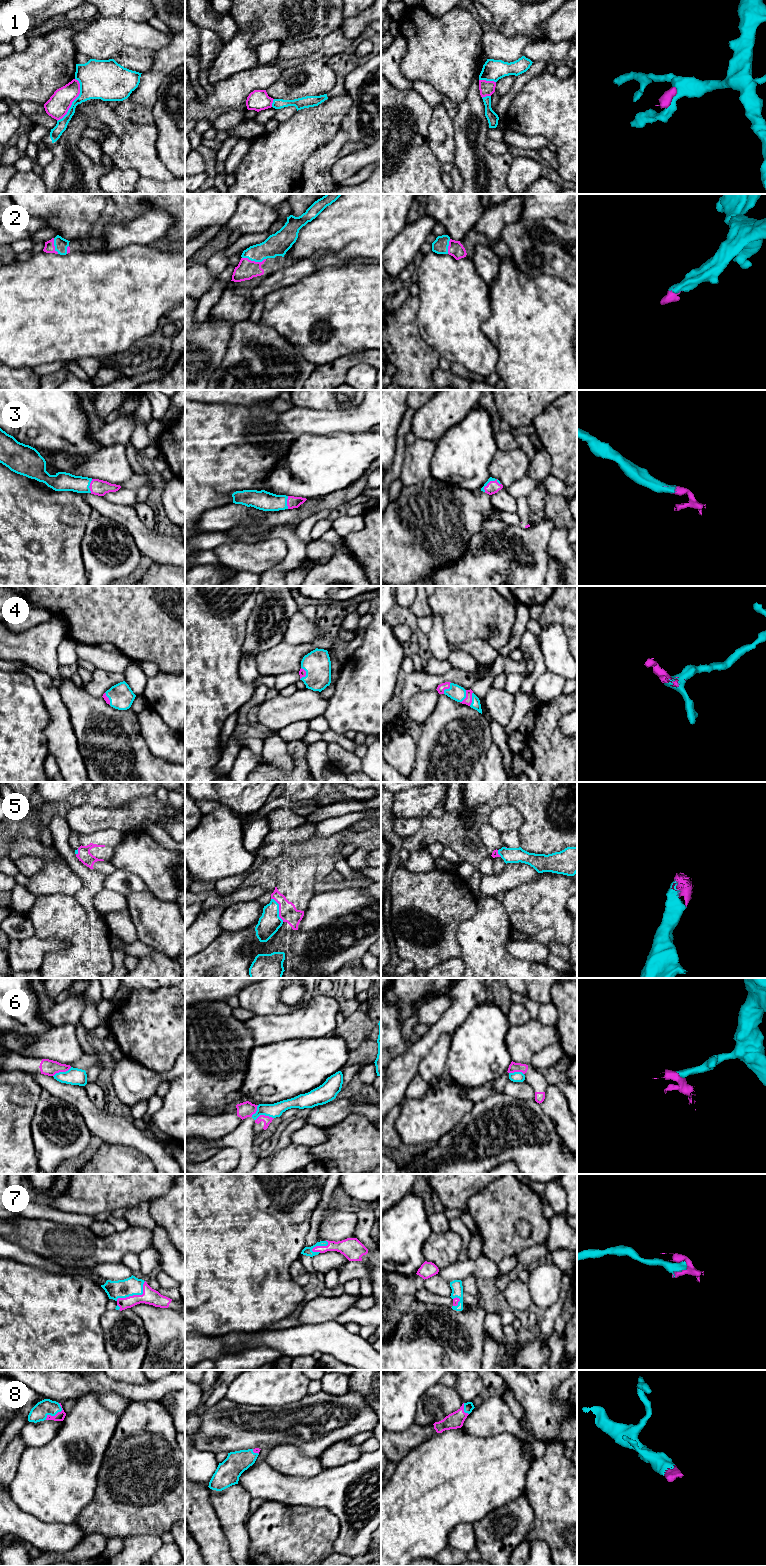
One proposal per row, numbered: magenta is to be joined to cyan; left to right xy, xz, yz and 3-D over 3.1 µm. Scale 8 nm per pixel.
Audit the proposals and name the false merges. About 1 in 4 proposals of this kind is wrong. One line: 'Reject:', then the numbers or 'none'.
Reject: 1, 6

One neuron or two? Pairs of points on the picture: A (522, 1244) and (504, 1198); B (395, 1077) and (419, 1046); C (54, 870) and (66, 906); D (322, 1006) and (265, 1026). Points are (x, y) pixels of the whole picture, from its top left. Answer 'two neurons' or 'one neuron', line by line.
A: one neuron
B: one neuron
C: two neurons
D: one neuron

